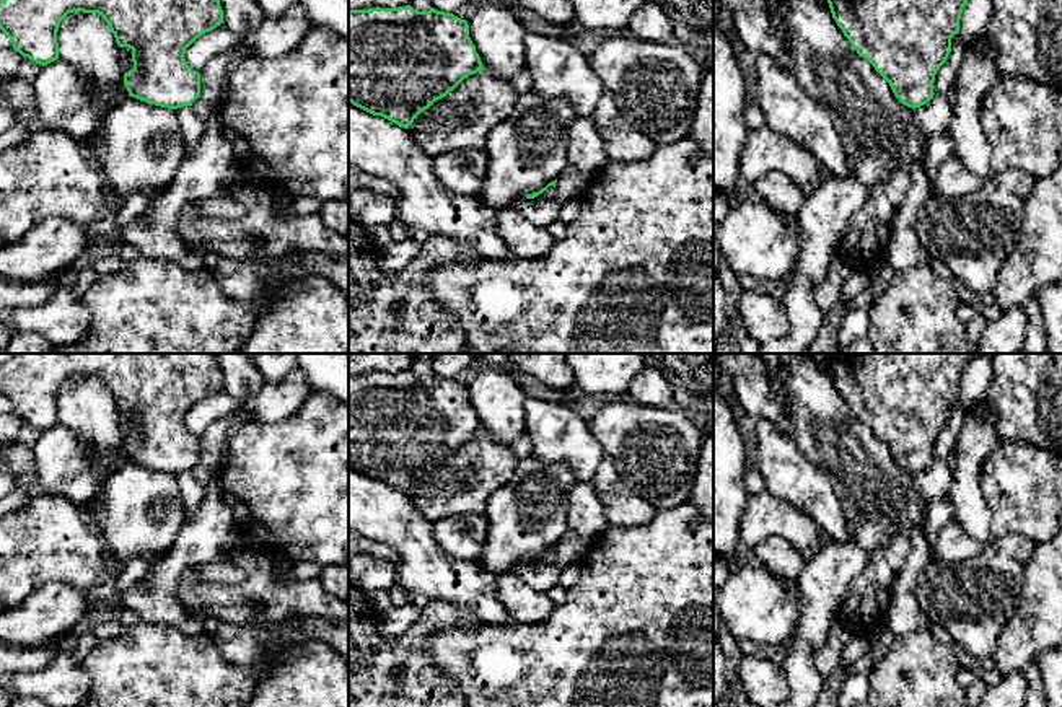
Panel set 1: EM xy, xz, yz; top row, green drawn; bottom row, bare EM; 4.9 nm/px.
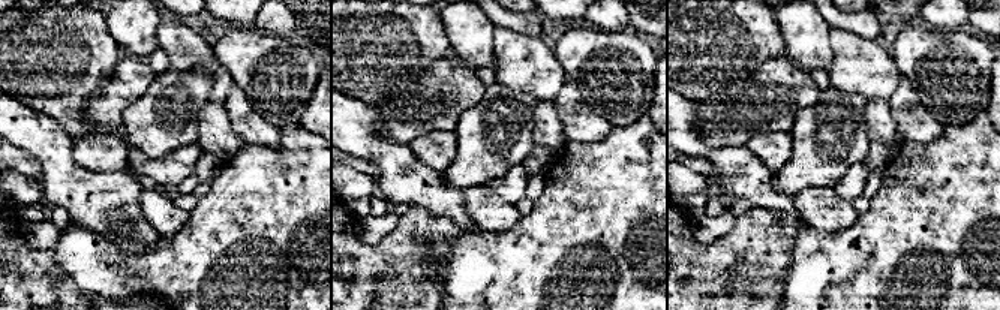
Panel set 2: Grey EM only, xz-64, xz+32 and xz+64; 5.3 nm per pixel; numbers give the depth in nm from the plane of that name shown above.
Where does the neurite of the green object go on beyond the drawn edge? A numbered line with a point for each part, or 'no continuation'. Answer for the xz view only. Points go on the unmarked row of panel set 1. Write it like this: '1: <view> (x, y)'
no continuation

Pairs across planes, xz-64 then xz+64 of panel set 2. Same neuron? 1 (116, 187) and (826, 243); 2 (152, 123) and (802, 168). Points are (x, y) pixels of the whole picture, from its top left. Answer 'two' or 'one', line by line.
1: two
2: one

